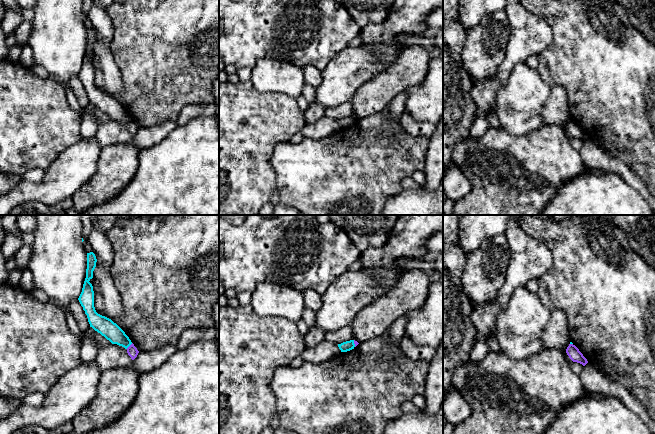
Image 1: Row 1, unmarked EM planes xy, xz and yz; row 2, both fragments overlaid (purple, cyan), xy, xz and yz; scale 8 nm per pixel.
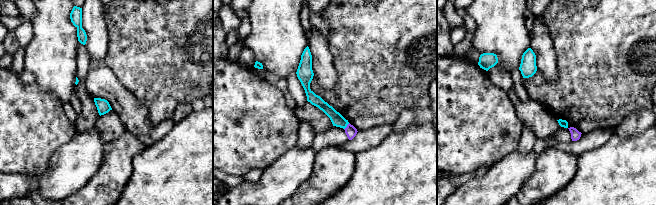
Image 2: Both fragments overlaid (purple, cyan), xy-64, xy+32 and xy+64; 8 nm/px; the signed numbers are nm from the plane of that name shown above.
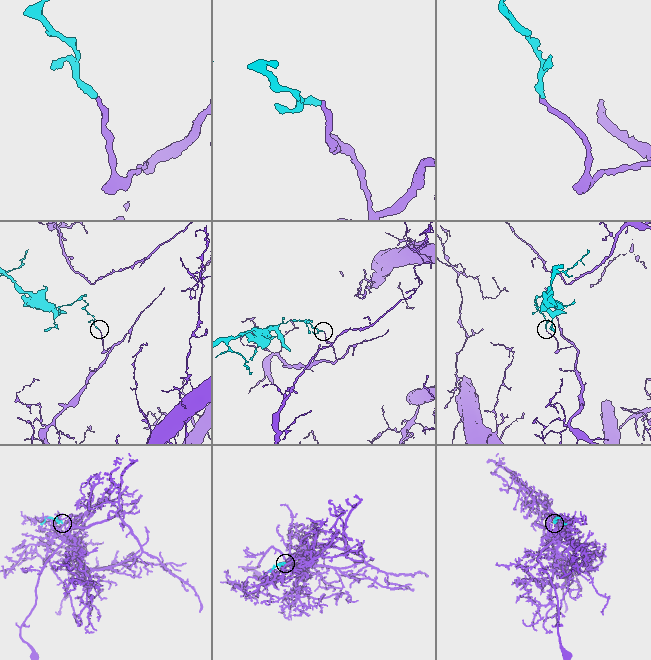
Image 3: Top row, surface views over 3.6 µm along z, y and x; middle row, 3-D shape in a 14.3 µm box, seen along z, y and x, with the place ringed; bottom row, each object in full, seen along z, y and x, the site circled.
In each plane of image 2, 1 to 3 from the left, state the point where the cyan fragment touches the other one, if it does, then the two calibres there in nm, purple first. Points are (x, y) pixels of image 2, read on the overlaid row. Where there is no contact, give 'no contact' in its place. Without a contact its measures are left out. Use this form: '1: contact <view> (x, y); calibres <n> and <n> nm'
1: no contact
2: contact xy+32 (347, 126); calibres 90 and 100 nm
3: no contact

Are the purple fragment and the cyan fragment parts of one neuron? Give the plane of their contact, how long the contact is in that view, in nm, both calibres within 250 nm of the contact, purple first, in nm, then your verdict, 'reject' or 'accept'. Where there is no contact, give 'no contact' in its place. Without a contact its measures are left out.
xy | 70 nm | 90/150 nm | reject

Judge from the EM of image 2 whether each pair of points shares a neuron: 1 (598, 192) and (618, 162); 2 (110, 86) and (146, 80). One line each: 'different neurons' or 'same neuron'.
1: same neuron
2: different neurons

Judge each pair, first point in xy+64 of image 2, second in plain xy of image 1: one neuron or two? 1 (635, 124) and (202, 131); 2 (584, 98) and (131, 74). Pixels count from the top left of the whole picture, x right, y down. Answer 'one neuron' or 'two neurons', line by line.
1: two neurons
2: one neuron

